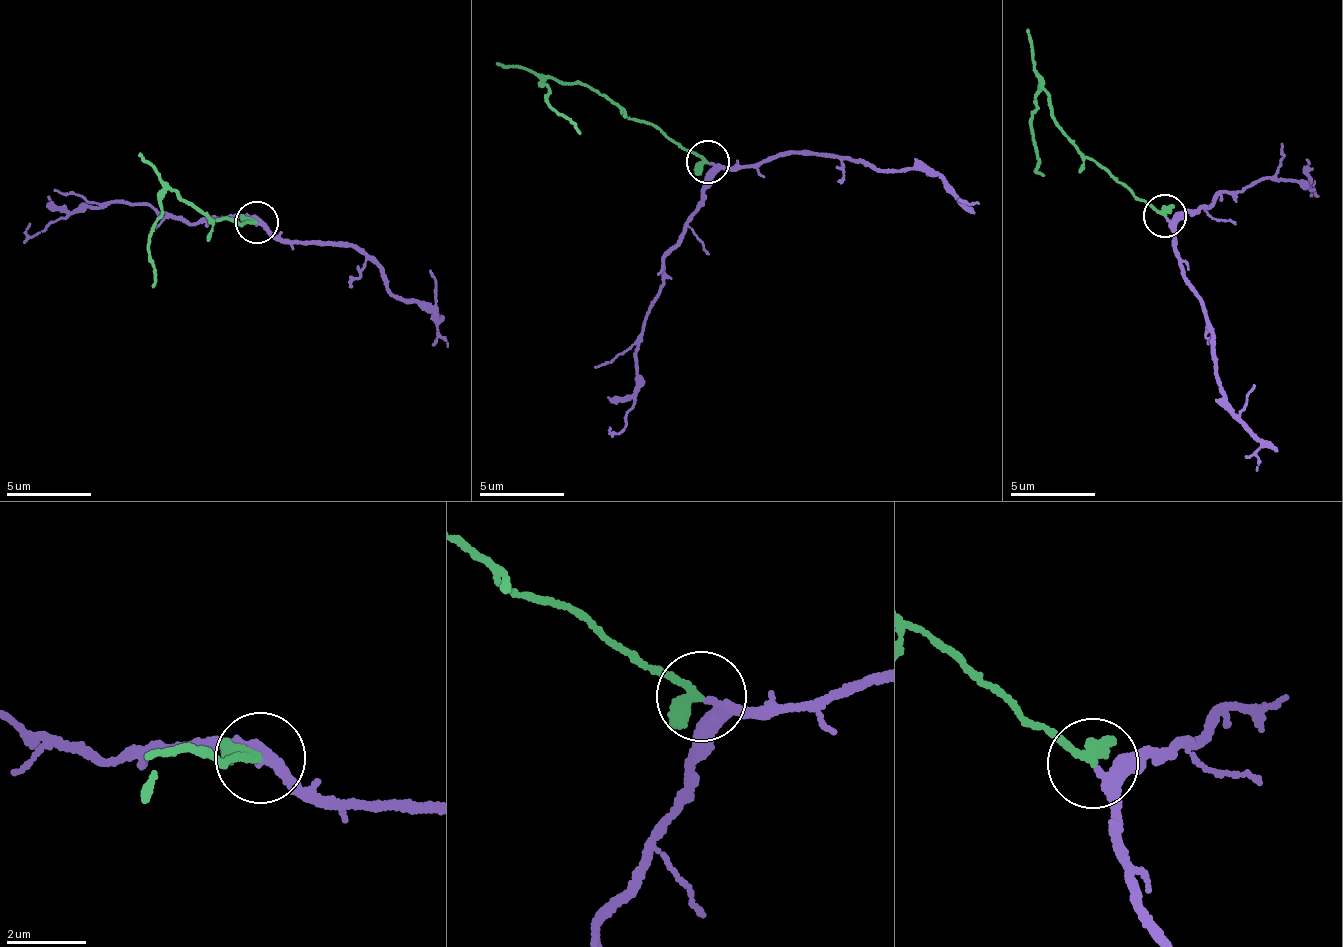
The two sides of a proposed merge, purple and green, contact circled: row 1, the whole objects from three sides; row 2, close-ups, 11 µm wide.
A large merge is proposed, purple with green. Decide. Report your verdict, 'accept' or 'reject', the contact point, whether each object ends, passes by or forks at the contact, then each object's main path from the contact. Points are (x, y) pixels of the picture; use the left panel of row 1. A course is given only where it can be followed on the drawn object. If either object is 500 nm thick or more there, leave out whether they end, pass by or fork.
accept; at (257, 222); purple passes by; green ends there; purple runs (257, 222), (248, 217), (166, 215), (122, 198), (92, 210), (82, 207), (35, 236), (27, 234), (31, 222); green runs (257, 222), (215, 221), (169, 190), (150, 231), (154, 286)

